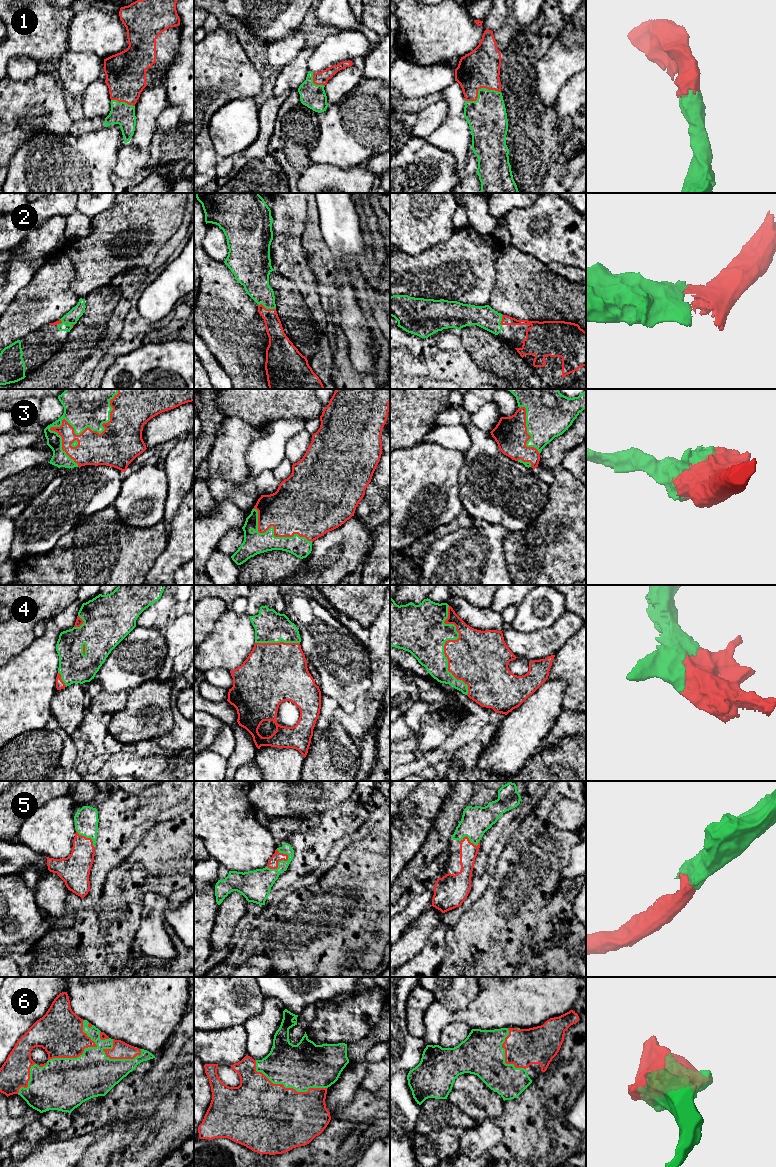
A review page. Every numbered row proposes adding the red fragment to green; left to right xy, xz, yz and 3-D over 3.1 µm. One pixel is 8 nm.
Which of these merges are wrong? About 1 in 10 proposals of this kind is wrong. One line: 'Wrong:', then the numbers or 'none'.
Wrong: none

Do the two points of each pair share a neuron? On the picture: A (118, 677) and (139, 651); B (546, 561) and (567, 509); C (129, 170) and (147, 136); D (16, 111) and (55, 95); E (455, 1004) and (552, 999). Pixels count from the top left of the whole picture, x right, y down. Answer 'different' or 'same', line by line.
A: same
B: same
C: same
D: same
E: different

